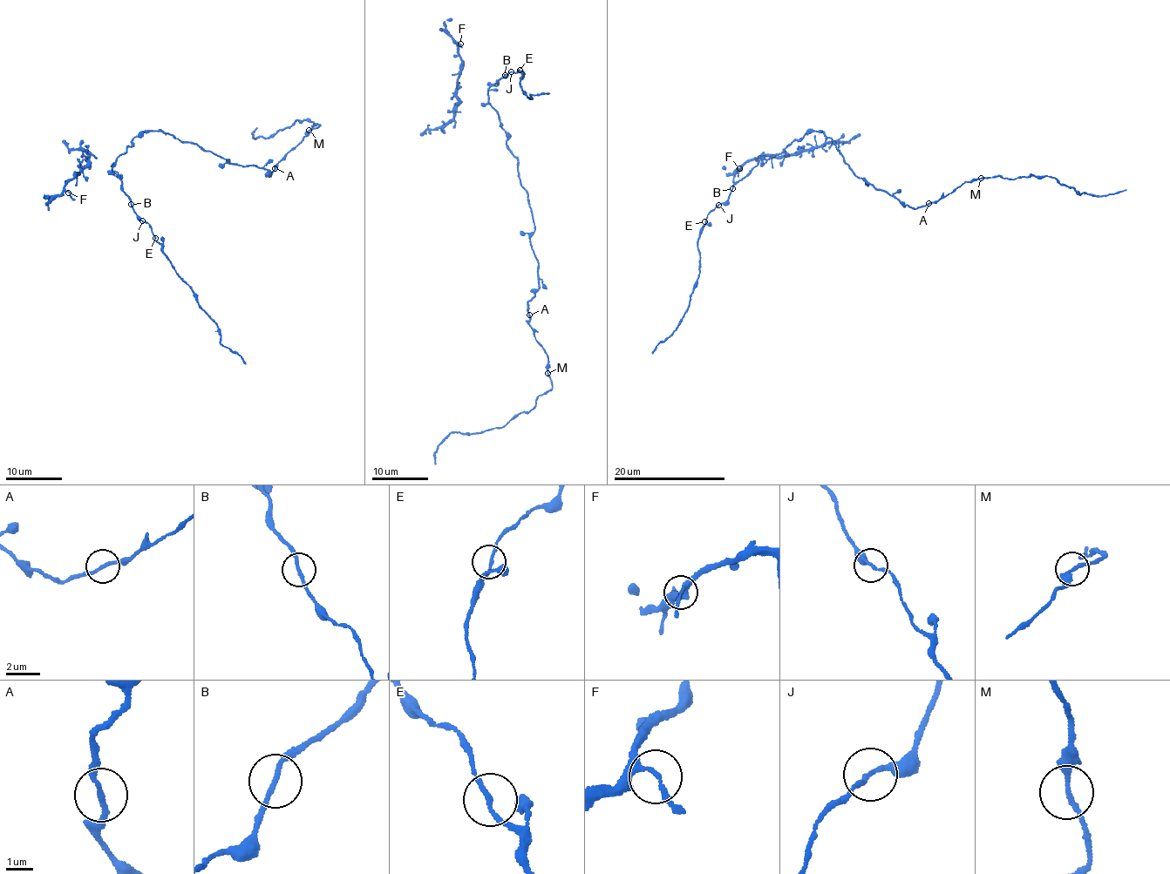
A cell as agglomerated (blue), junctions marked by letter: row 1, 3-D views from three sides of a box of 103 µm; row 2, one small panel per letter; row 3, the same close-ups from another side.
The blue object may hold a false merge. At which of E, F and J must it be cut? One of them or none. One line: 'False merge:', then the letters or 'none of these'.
False merge: none of these

